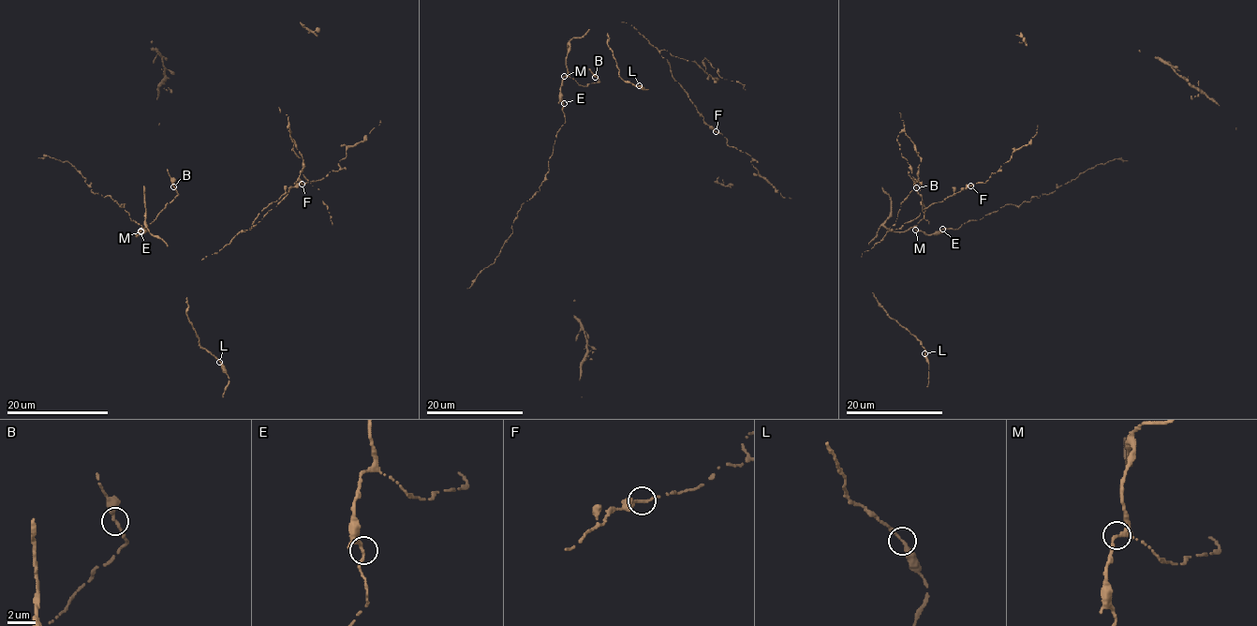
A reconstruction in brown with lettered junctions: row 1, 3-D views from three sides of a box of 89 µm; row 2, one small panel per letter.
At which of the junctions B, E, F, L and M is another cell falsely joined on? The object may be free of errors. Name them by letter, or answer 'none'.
none

